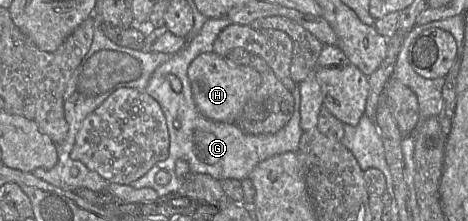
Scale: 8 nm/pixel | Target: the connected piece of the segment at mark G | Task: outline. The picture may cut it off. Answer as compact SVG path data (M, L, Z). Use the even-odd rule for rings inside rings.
M226 18L208 19L200 32L188 39L186 45L152 74L145 92L160 105L166 119L169 133L169 154L166 160L156 163L144 176L132 182L135 189L152 188L160 198L175 194L185 183L186 178L178 177L175 164L178 159L184 159L189 164L189 173L208 174L216 180L226 178L243 180L248 178L252 170L262 161L285 152L297 152L303 135L300 126L300 88L299 84L292 91L294 97L294 112L289 122L273 134L253 135L242 131L236 123L225 123L205 117L197 108L187 75L190 63L200 54L213 52L213 44L219 33L231 25ZM166 171L170 180L166 185L155 181L158 172Z

